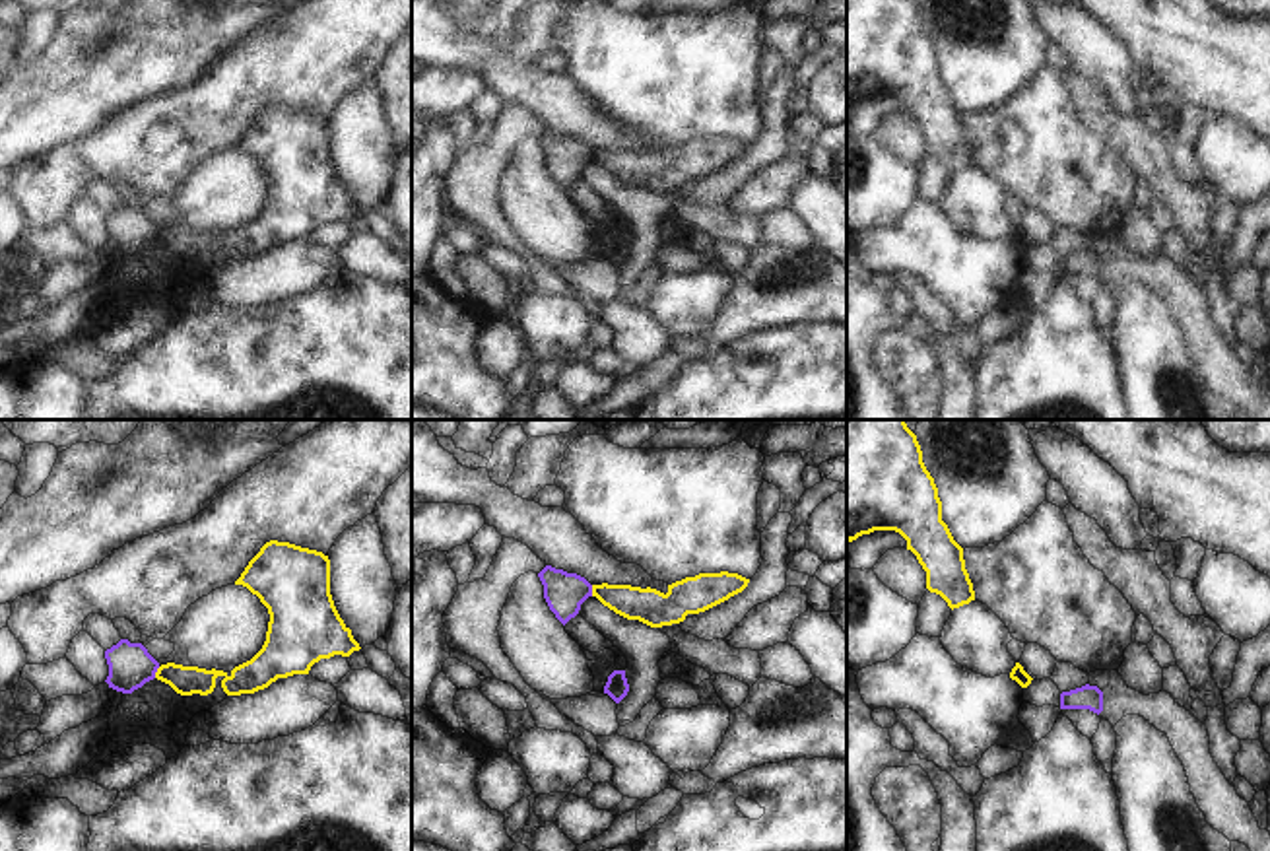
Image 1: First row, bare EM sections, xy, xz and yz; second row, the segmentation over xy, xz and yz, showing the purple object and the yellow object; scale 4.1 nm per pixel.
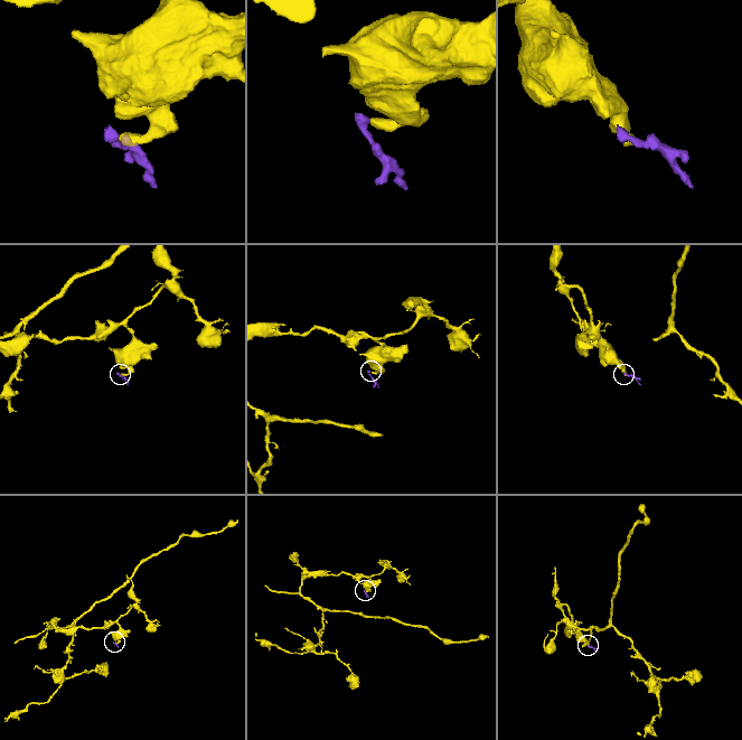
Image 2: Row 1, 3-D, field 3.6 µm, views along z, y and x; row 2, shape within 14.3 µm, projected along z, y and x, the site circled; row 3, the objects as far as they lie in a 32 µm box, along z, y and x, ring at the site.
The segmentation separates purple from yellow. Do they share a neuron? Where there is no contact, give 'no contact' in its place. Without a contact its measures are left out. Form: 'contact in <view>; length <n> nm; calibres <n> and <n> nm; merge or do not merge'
contact in xy; length 50 nm; calibres 180 and 120 nm; do not merge

